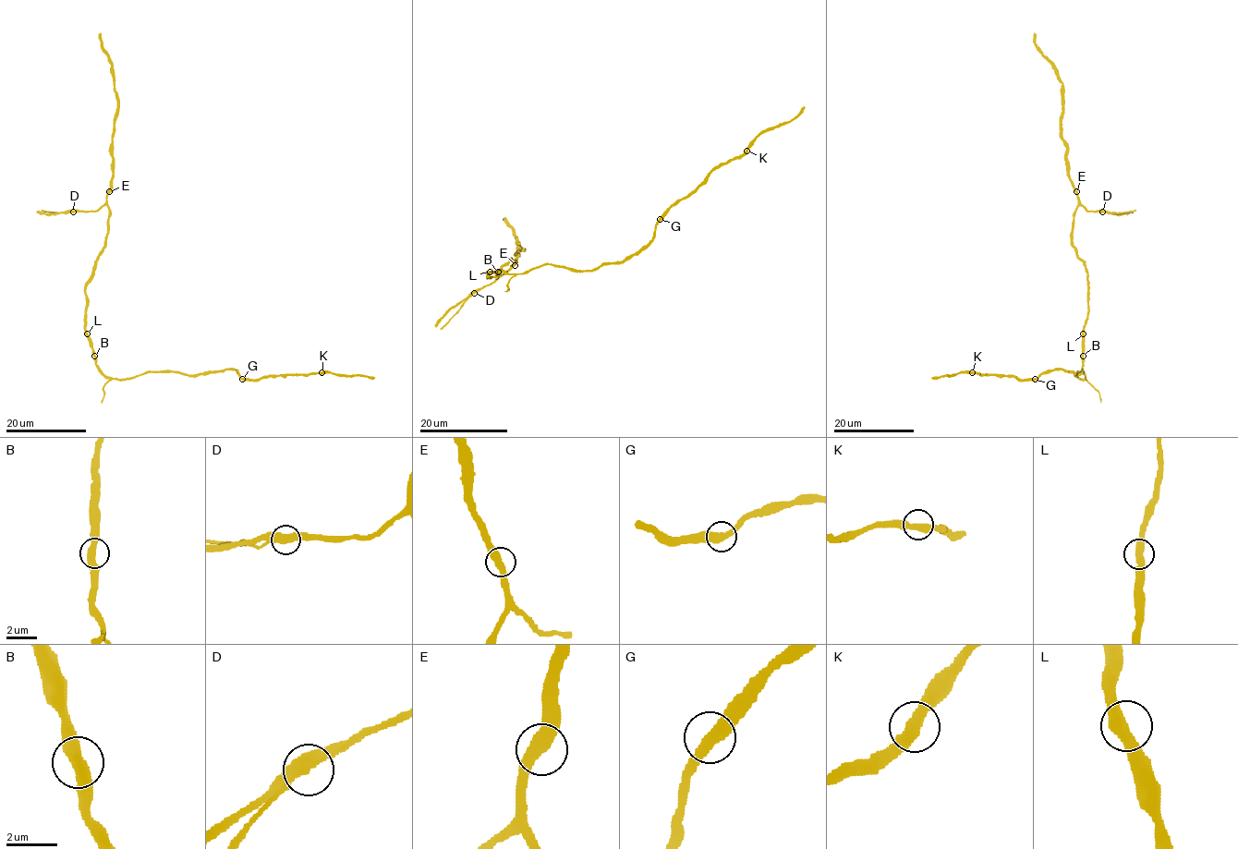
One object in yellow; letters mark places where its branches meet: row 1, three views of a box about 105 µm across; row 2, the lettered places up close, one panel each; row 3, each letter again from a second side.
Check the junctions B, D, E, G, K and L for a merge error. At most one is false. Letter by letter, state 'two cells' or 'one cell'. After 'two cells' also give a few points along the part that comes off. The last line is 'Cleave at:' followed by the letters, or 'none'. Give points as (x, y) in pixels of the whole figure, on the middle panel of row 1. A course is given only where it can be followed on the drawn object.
B: one cell
D: one cell
E: one cell
G: one cell
K: one cell
L: one cell
Cleave at: none

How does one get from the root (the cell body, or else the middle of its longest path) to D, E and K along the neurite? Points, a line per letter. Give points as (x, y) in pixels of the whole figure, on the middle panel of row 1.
D: (498, 272), (489, 272), (488, 277), (493, 277), (509, 260), (513, 261), (509, 270), (475, 293)
E: (498, 272), (489, 272), (488, 277), (493, 277), (509, 260), (513, 261), (511, 266), (515, 265)
K: (498, 272), (523, 273), (546, 264), (593, 271), (626, 260), (648, 245), (655, 224), (672, 205), (746, 151)

